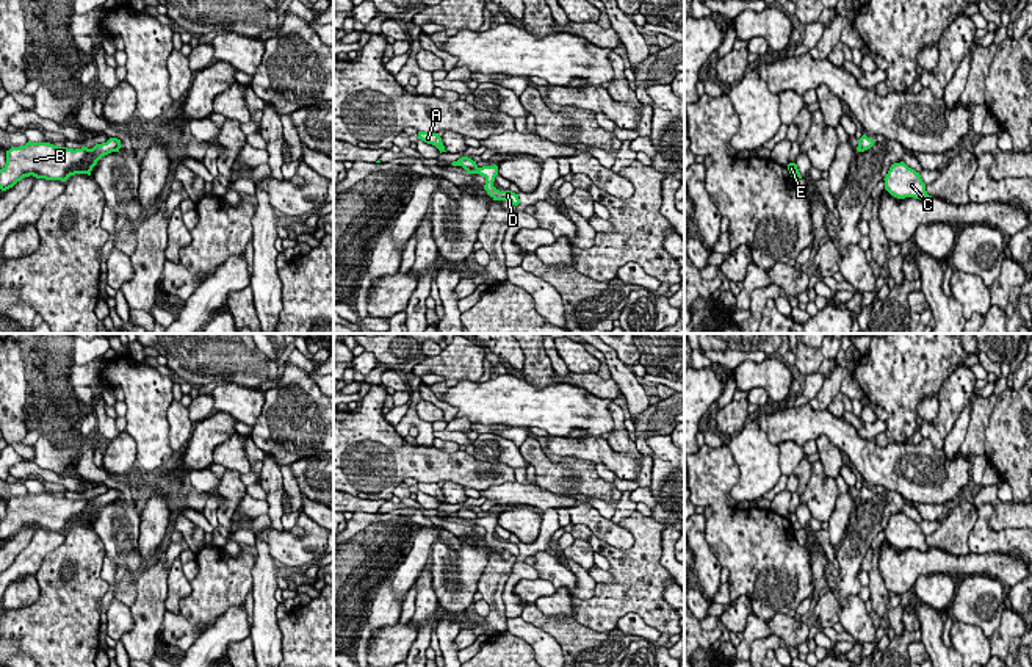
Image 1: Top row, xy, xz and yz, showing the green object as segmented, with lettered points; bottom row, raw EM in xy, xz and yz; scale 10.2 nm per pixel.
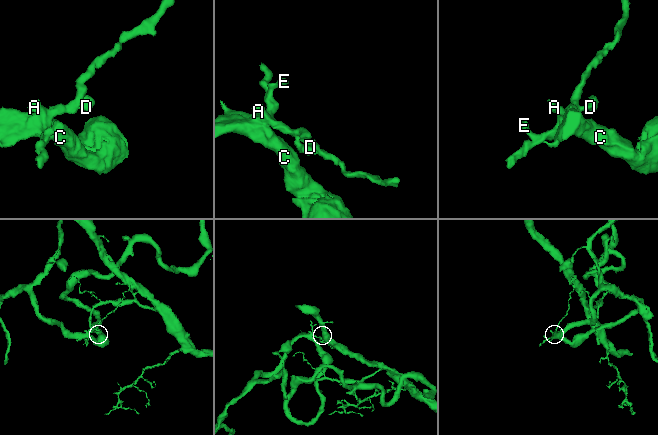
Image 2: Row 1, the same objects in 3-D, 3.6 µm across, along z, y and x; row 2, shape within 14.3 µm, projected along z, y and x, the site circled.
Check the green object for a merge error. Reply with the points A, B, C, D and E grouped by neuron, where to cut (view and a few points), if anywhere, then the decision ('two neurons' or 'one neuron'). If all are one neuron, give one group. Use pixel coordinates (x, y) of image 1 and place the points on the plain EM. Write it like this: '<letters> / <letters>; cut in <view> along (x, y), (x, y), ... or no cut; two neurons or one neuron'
A B C E / D; cut in yz along (862, 490), (863, 501); two neurons

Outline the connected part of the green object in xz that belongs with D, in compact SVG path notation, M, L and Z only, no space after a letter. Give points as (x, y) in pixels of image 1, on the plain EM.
M462 507L467 510L464 520L468 523L468 525L479 525L485 529L485 535L484 535L484 540L487 542L487 545L493 550L493 551L509 551L512 556L518 556L520 554L520 550L518 550L518 545L512 543L512 542L500 542L493 537L493 532L495 532L495 528L498 526L498 517L493 515L493 517L482 517L479 518L476 515L476 512L473 512L471 509L468 507Z

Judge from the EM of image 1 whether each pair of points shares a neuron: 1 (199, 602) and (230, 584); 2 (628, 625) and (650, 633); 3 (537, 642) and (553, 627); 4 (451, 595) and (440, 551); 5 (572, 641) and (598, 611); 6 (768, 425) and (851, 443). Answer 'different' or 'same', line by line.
1: same
2: same
3: different
4: same
5: different
6: same

